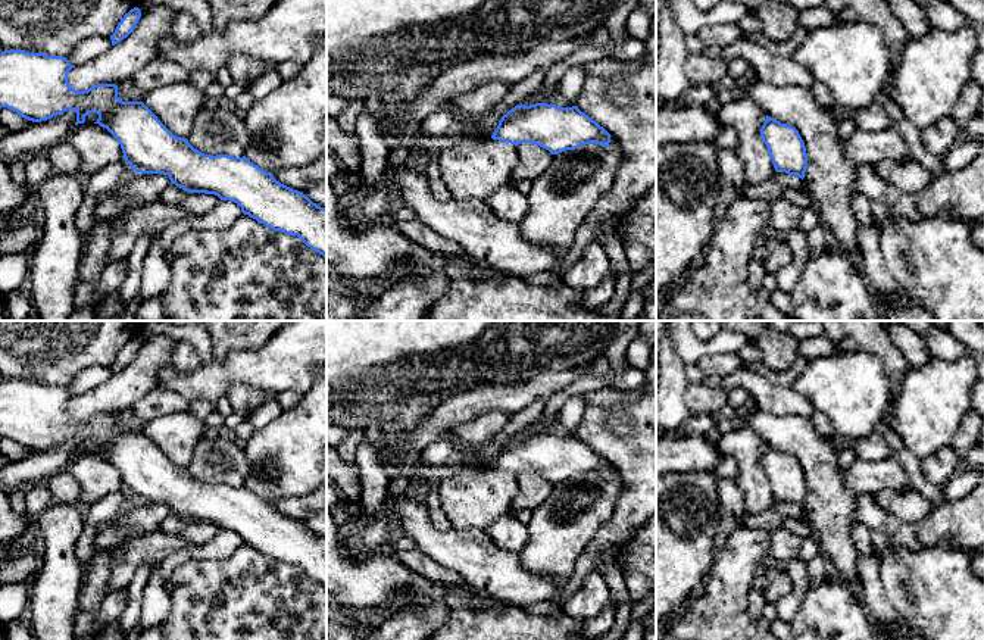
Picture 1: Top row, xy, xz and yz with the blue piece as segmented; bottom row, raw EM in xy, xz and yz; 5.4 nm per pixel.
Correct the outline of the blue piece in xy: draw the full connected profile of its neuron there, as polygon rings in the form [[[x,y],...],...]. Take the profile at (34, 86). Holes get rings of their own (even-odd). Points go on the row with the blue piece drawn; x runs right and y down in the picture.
[[[1,51],[0,107],[32,122],[75,110],[75,125],[97,113],[94,124],[118,140],[132,171],[163,174],[188,193],[234,202],[244,215],[274,231],[297,235],[327,259],[327,207],[281,184],[246,156],[210,156],[196,150],[187,138],[174,135],[143,102],[122,102],[115,84],[74,90],[68,82],[72,68],[63,56]]]

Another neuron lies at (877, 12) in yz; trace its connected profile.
[[[825,0],[837,24],[871,22],[884,32],[890,53],[888,79],[884,93],[893,99],[890,78],[894,75],[903,47],[910,40],[906,28],[893,16],[887,0]]]

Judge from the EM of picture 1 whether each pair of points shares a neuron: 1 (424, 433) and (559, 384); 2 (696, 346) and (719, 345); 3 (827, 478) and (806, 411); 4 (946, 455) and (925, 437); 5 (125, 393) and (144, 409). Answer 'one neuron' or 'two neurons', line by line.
1: one neuron
2: one neuron
3: two neurons
4: two neurons
5: two neurons

